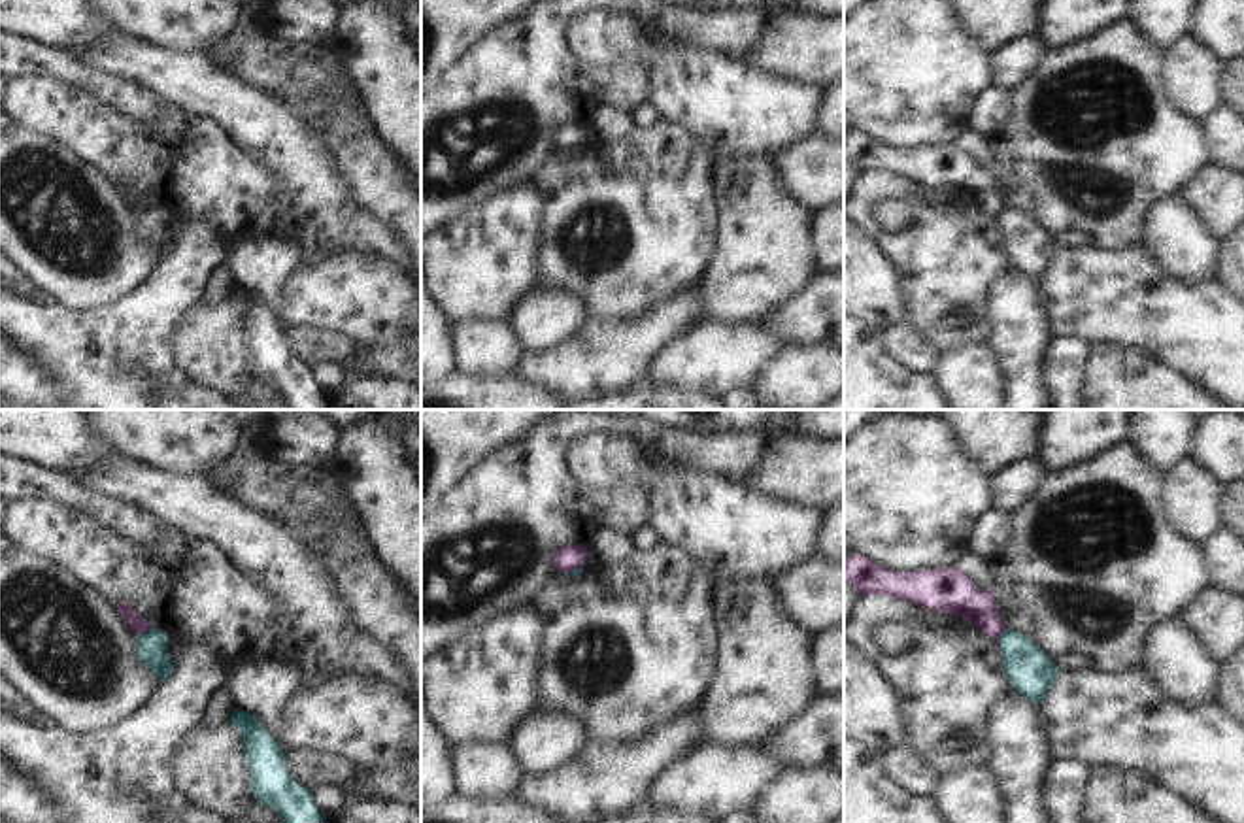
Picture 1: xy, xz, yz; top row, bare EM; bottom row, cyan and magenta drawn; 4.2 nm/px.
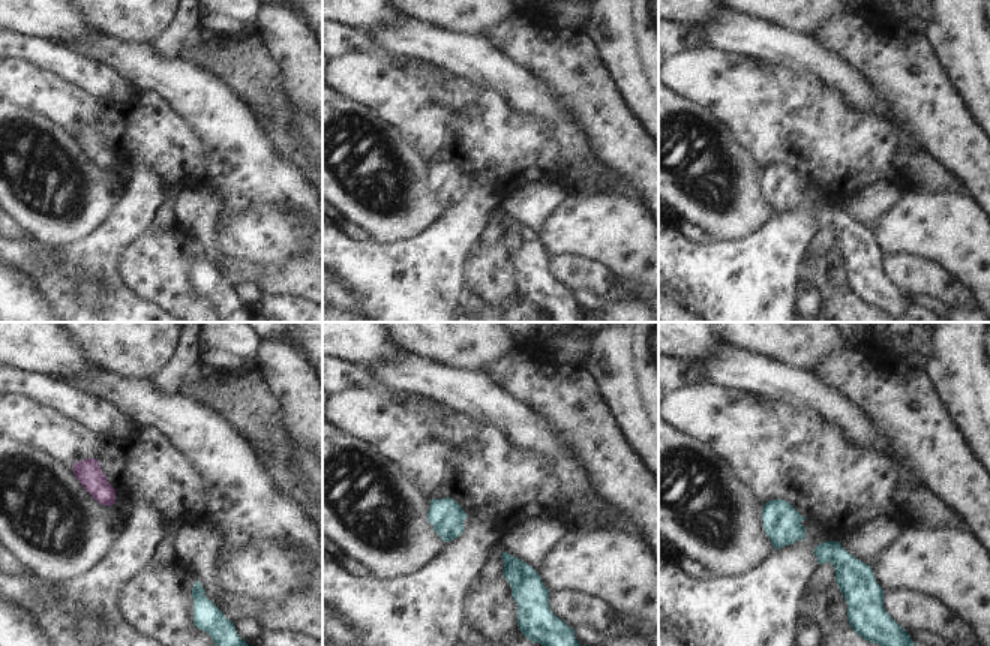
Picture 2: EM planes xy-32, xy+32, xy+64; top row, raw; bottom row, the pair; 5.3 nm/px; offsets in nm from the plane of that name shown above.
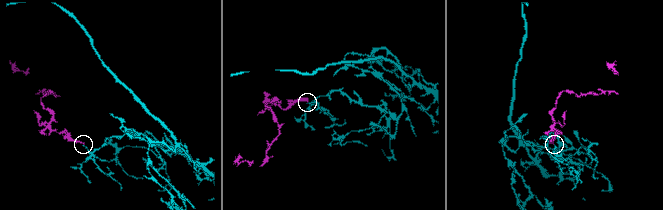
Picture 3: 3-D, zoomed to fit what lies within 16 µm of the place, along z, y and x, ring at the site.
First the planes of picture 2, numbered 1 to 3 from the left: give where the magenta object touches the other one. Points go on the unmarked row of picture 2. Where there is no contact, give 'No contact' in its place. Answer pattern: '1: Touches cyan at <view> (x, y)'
1: No contact
2: No contact
3: No contact.

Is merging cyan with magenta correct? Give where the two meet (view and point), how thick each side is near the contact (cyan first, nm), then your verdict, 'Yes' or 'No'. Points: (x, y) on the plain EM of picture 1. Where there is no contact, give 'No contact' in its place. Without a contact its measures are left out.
Touches cyan at xy (148, 208). Thickness 130 nm (cyan) against 60 nm. No.

